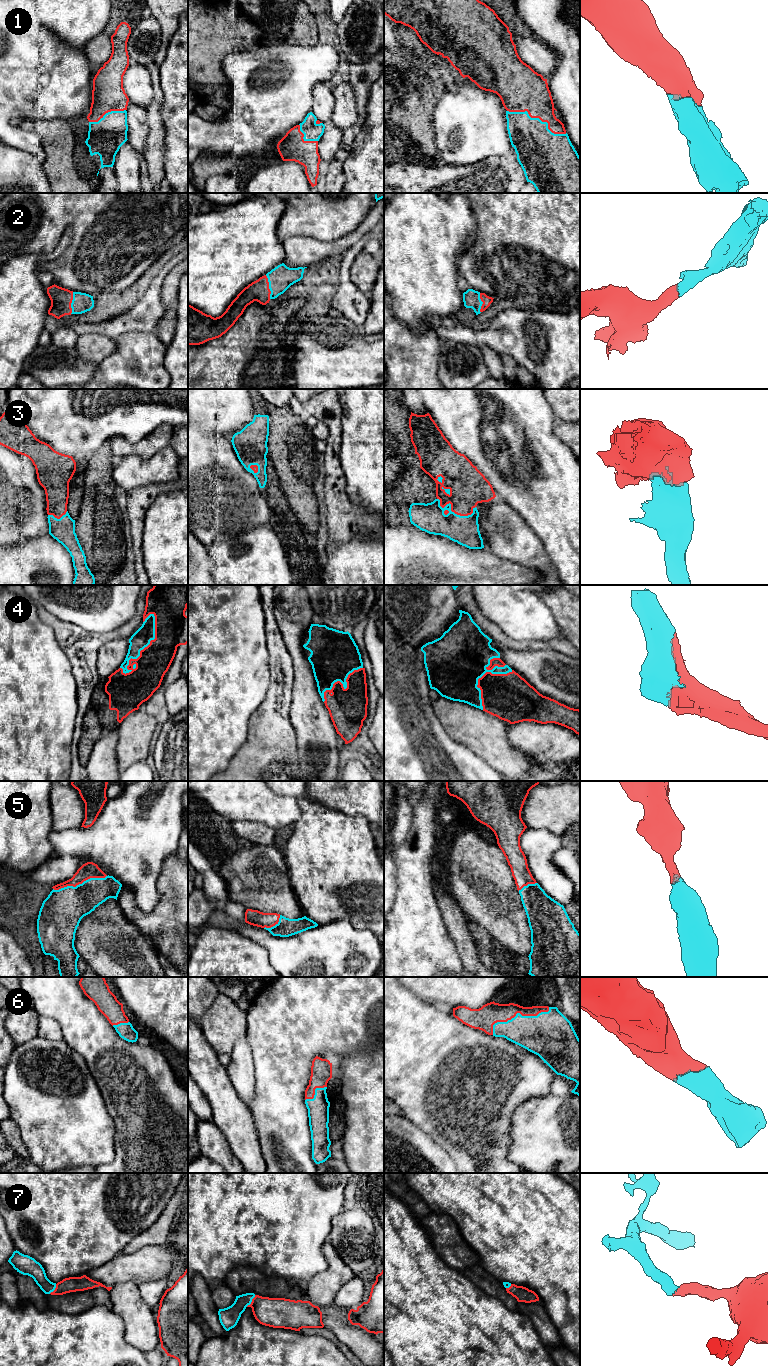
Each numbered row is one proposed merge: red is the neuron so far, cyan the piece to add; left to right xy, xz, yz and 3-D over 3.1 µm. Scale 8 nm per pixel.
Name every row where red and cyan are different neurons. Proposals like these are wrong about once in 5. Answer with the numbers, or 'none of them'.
none of them

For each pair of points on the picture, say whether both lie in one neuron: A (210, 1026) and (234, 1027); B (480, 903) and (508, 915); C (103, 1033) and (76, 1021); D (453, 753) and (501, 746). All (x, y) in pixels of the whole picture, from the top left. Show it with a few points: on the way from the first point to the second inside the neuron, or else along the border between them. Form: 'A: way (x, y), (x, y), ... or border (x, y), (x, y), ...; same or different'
A: way (216, 1026), (228, 1026); same
B: way (487, 903), (493, 903), (501, 911); same
C: way (96, 1033), (90, 1033), (83, 1026); same
D: border (451, 737), (465, 745), (489, 765); different

